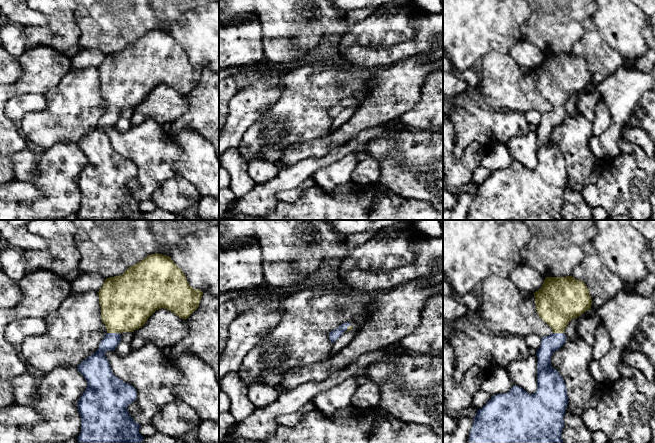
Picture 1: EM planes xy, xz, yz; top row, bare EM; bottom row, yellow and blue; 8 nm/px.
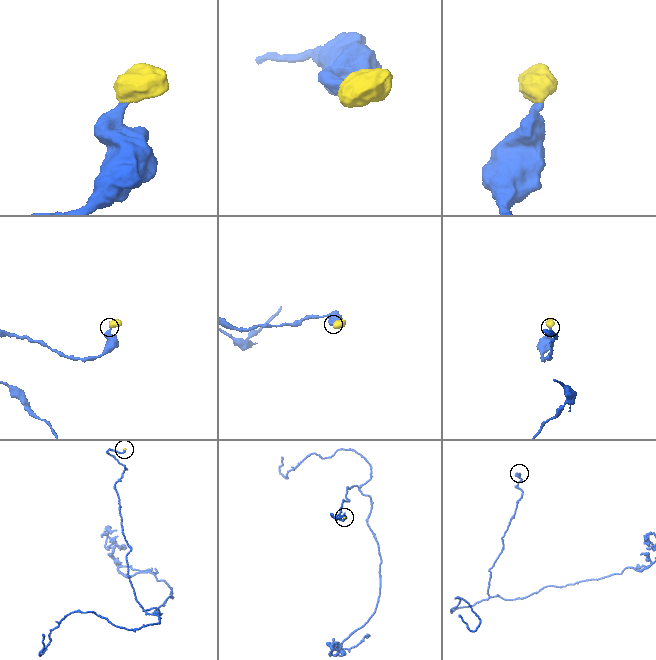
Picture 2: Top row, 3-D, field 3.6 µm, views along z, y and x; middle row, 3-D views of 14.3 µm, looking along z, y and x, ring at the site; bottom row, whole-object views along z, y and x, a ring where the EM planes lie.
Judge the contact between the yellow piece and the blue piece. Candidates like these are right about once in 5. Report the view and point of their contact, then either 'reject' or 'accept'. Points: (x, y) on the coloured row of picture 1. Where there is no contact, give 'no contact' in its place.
contact xy (114, 332); accept

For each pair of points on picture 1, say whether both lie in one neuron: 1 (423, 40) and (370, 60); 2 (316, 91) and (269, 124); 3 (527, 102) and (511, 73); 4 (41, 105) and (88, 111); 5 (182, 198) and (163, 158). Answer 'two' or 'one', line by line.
1: one
2: one
3: one
4: two
5: two

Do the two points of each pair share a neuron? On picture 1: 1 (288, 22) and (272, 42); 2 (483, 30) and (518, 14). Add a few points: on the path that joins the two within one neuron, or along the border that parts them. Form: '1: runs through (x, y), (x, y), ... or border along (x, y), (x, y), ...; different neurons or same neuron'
1: runs through (283, 27), (278, 32), (277, 37); same neuron
2: runs through (492, 24), (495, 24), (509, 14); same neuron

